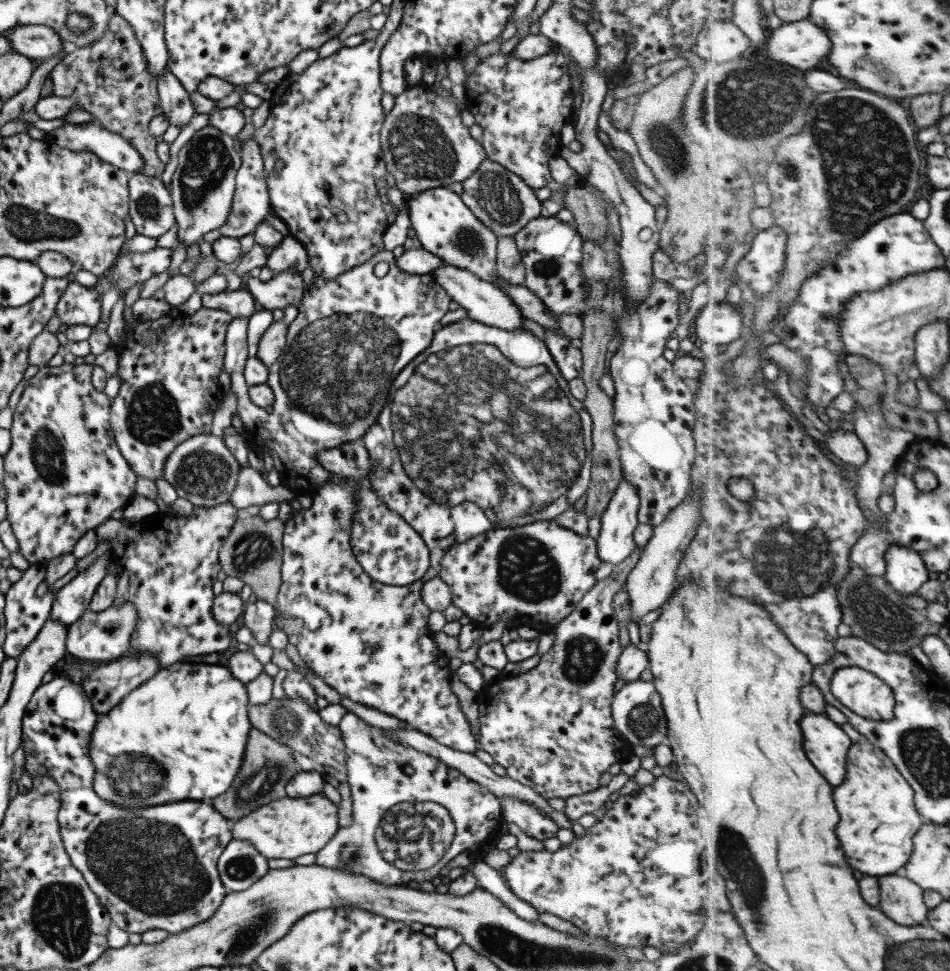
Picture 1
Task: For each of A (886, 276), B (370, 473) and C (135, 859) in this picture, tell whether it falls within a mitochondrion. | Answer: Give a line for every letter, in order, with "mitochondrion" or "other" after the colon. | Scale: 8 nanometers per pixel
A: other
B: other
C: mitochondrion

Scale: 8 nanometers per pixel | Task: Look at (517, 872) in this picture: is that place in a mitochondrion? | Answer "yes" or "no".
no

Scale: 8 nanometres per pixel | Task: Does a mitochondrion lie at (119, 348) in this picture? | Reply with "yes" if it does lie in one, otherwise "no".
no

